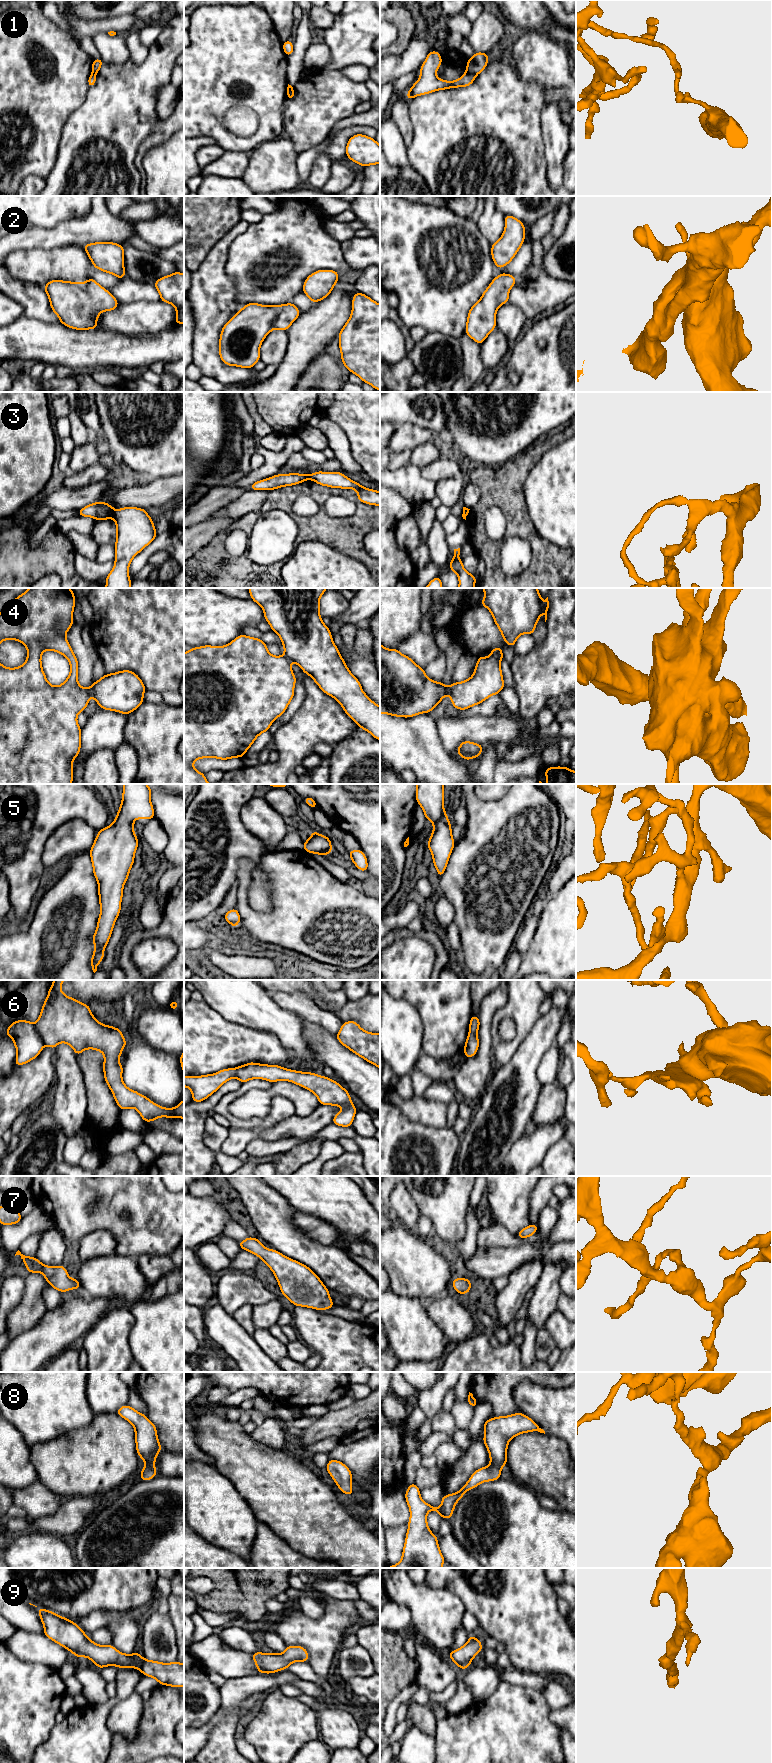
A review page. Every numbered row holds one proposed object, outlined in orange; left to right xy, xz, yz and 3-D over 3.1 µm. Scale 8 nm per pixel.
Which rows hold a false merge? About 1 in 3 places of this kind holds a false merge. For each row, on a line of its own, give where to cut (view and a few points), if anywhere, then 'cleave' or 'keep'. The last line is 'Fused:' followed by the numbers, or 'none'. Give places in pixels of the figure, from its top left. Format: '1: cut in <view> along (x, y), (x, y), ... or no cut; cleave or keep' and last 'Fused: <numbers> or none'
1: cut in yz along (466, 71), (475, 75); cleave
2: no cut; keep
3: cut in xy along (114, 511), (112, 517); cleave
4: cut in xy along (89, 688), (91, 694); cleave
5: no cut; keep
6: cut in xy along (33, 1024), (44, 1044); cleave
7: no cut; keep
8: no cut; keep
9: no cut; keep
Fused: 1, 3, 4, 6

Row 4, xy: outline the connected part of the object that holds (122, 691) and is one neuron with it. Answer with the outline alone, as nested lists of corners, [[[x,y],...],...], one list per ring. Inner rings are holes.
[[[122,670],[105,674],[92,683],[90,691],[99,708],[128,715],[144,702],[146,688],[137,674]]]

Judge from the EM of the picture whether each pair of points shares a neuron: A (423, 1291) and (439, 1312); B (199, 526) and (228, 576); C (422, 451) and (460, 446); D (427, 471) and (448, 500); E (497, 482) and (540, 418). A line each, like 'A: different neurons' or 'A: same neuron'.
A: different neurons
B: different neurons
C: different neurons
D: same neuron
E: different neurons

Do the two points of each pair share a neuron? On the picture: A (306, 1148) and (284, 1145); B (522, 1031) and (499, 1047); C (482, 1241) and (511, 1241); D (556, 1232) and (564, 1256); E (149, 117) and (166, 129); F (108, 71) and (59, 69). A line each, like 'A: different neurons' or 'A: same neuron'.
A: different neurons
B: same neuron
C: same neuron
D: different neurons
E: different neurons
F: different neurons

